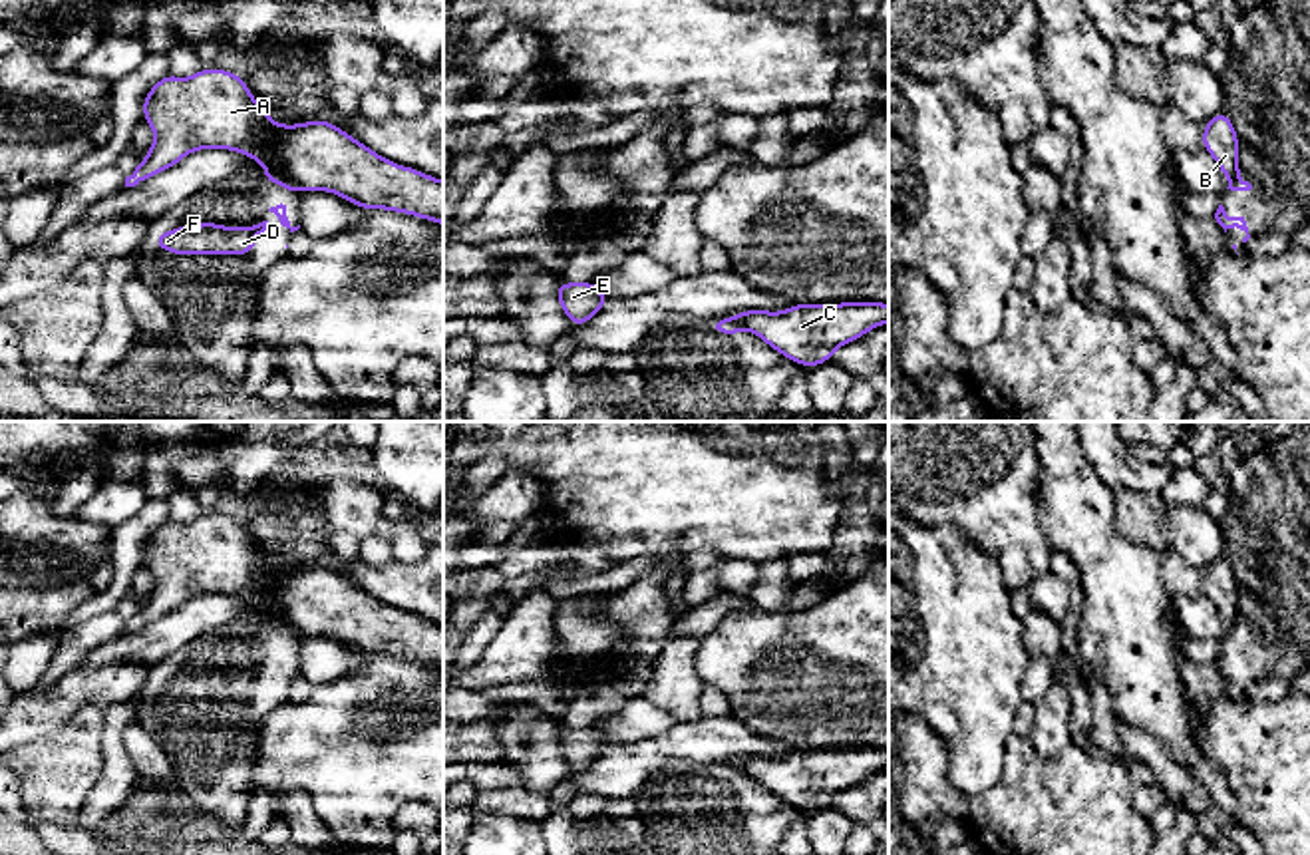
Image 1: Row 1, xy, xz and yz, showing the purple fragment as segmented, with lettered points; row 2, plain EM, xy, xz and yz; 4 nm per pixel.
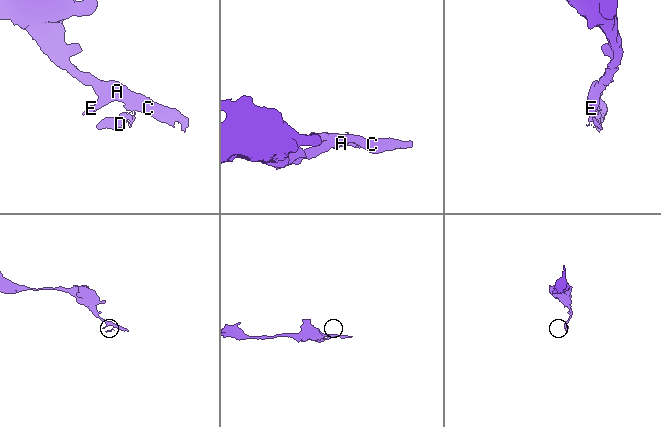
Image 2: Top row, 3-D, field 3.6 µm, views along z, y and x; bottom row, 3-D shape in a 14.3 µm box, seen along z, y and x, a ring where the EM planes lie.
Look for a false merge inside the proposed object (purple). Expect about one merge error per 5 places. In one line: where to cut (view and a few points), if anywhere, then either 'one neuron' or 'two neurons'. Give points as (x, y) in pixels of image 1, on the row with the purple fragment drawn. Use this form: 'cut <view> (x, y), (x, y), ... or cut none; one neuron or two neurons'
cut xy (265, 164), (285, 173), (301, 189); two neurons

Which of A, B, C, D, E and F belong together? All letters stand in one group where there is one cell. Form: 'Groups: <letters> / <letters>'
Groups: A B C E / D F

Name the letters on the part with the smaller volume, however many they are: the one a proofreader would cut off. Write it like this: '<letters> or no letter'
D, F

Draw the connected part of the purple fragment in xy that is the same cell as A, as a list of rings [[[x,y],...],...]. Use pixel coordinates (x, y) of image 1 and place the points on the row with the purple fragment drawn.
[[[203,68],[185,80],[167,74],[145,95],[143,117],[153,129],[155,141],[147,157],[125,177],[125,187],[135,187],[173,167],[191,151],[235,149],[286,175],[300,191],[330,191],[364,211],[388,209],[437,221],[443,227],[443,181],[384,159],[330,121],[272,123],[250,95],[245,78],[231,72]]]

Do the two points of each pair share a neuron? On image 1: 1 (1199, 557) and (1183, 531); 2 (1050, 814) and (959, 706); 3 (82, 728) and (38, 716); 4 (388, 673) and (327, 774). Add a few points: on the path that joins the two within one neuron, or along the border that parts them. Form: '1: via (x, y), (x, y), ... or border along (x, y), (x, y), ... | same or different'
1: via (1199, 551), (1189, 537) | same
2: border along (1012, 730), (1000, 778), (975, 794) | different
3: border along (102, 708), (84, 704), (58, 730), (24, 744) | different
4: via (360, 690), (330, 720), (328, 746) | same

